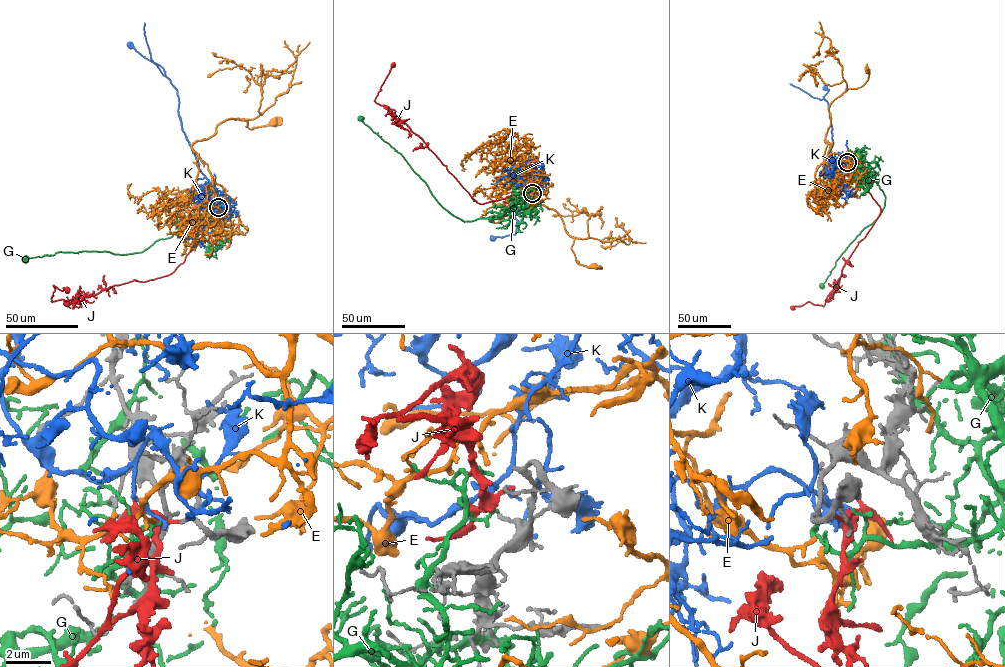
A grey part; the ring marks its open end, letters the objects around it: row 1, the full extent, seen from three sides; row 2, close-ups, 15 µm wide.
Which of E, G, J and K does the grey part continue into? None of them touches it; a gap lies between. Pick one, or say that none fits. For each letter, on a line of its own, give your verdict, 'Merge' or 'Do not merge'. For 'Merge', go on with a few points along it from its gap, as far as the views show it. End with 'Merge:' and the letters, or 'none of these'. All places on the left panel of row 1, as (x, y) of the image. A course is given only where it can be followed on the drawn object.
E: Do not merge
G: Do not merge
J: Do not merge
K: Do not merge
Merge: none of these

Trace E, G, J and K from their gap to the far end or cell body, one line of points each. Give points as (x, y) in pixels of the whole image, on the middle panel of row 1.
E: (531, 193), (541, 189), (535, 178), (533, 192), (525, 191), (559, 215), (574, 239), (576, 260), (594, 266)
G: (531, 193), (525, 208), (462, 220), (446, 210), (402, 155), (361, 118)
J: (532, 194), (527, 190), (482, 204), (476, 202), (424, 141), (397, 120), (387, 106), (375, 101), (392, 64)
K: (531, 194), (538, 180), (537, 177), (525, 187), (519, 207), (523, 222), (516, 222), (515, 233), (492, 238)

